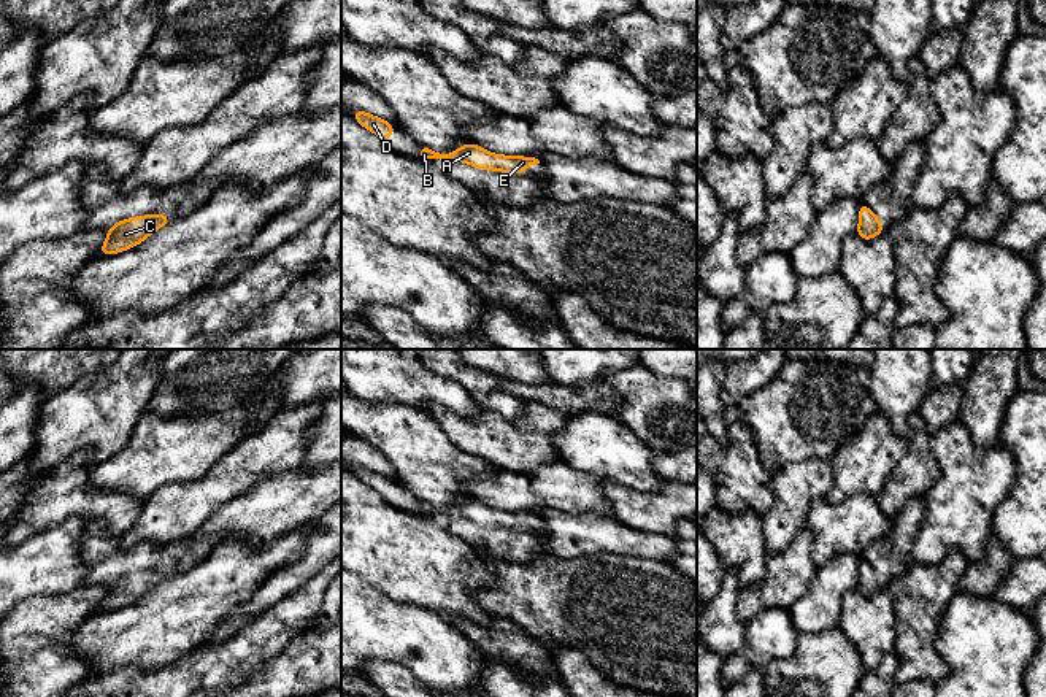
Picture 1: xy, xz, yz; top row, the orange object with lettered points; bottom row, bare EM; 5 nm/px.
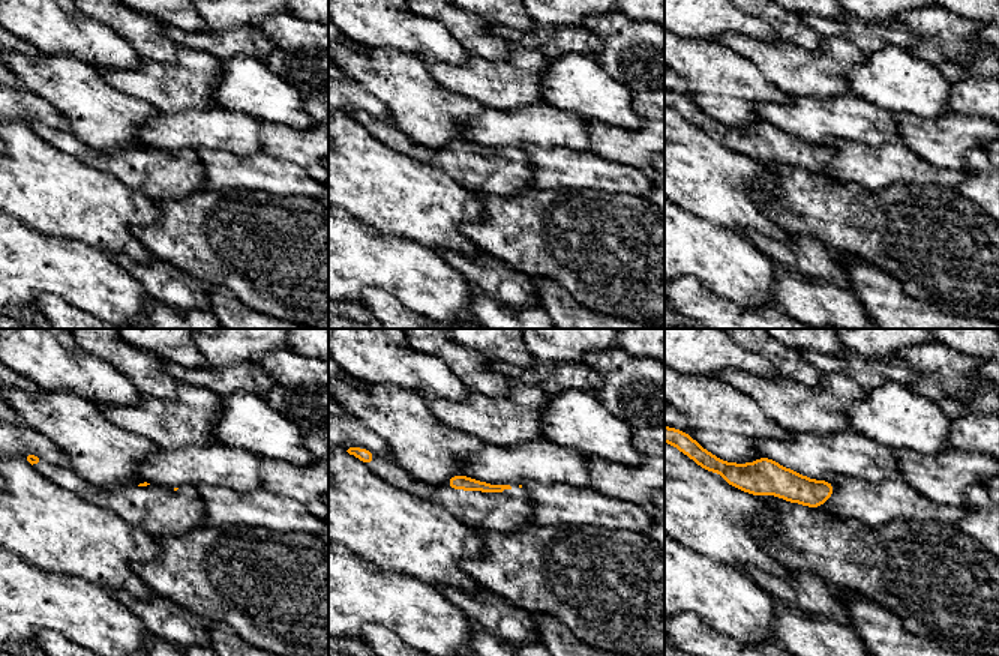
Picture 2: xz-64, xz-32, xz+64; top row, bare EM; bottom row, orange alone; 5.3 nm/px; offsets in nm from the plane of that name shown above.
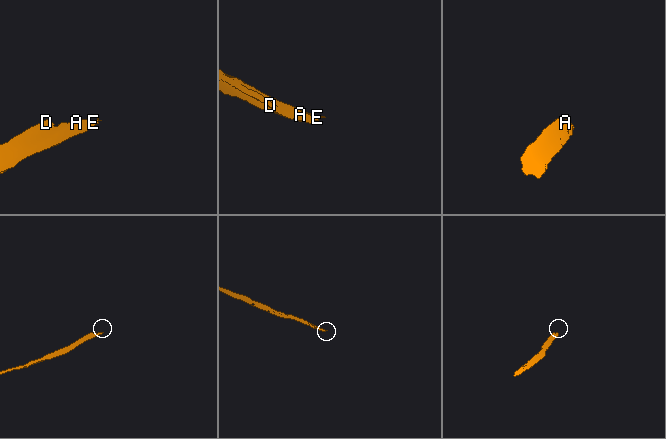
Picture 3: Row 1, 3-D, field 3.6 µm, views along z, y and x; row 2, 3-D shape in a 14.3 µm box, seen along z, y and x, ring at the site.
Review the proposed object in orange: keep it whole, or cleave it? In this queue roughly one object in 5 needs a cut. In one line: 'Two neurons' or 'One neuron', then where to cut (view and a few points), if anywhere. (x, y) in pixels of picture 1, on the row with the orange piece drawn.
One neuron. No split

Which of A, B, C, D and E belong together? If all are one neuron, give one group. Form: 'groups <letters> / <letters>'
groups A B C D E

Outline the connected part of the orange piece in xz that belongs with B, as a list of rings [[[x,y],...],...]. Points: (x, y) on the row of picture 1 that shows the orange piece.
[[[467,143],[449,154],[440,154],[430,149],[429,146],[419,144],[419,160],[424,162],[430,159],[467,162],[473,168],[486,168],[503,173],[527,173],[529,165],[540,164],[540,160],[535,157],[490,154],[489,151],[479,148],[475,143]]]

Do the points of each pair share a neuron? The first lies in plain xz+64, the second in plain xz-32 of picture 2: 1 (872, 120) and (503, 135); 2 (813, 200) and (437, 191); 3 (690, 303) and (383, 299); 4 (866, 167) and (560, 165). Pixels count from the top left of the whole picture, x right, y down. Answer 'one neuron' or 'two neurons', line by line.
1: one neuron
2: two neurons
3: one neuron
4: one neuron

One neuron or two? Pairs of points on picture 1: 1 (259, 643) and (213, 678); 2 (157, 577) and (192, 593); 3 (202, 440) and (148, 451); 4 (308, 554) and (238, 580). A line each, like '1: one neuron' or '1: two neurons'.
1: one neuron
2: two neurons
3: one neuron
4: two neurons

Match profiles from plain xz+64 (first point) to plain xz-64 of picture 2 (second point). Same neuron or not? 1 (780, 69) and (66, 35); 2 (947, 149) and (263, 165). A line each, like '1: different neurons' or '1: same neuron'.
1: different neurons
2: different neurons

